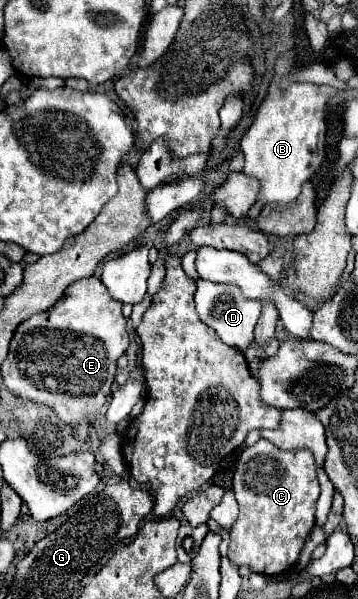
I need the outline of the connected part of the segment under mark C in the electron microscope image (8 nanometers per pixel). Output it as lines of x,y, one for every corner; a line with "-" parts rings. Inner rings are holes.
260,439
256,445
246,447
236,473
234,473
234,493
240,505
240,517
230,529
230,549
228,559
234,565
248,565
256,573
278,575
290,567
294,567
310,529
314,527
314,511
320,495
320,485
316,477
316,463
308,449
296,451
280,451
270,441

